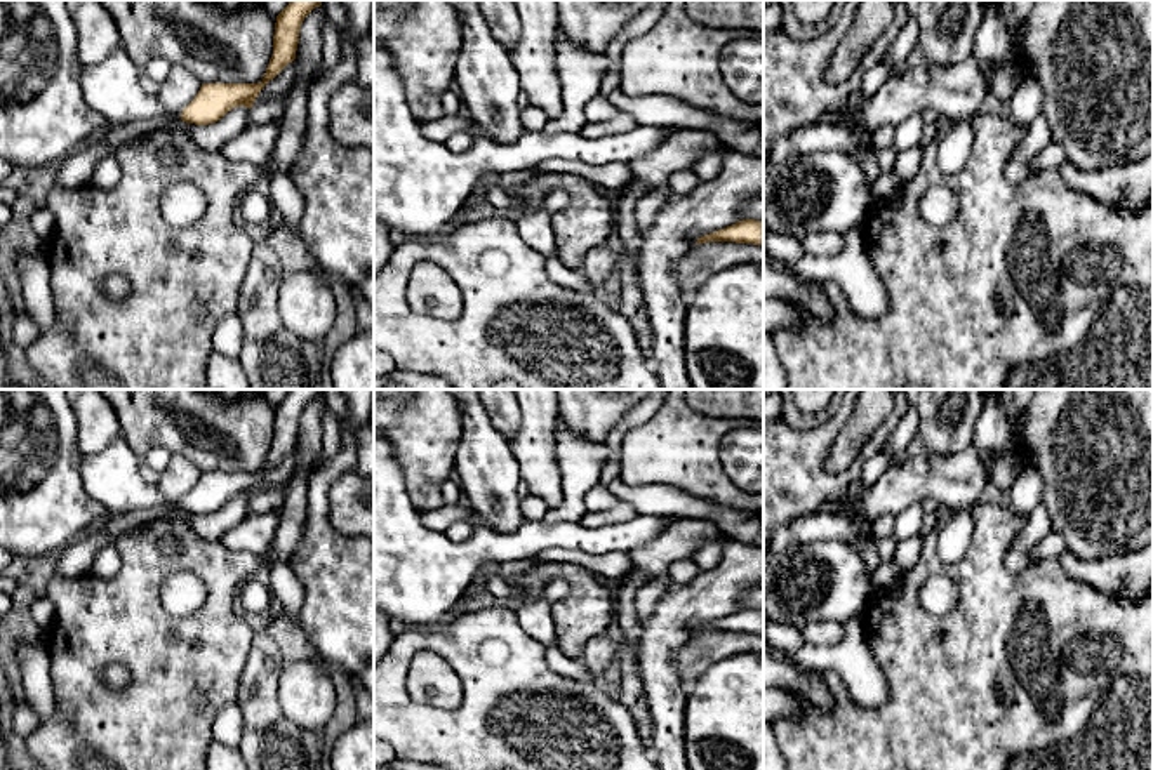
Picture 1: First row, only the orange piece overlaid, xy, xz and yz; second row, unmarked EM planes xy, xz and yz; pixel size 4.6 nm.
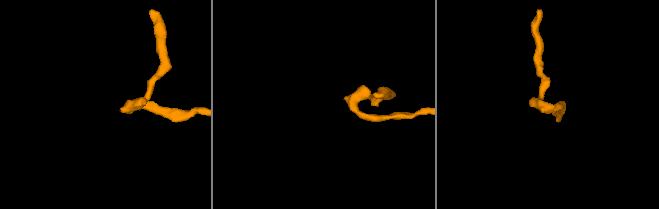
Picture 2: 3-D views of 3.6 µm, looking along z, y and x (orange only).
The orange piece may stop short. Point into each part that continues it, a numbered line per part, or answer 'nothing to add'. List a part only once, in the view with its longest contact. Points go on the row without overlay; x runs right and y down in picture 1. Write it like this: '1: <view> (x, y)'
1: xy (112, 477)

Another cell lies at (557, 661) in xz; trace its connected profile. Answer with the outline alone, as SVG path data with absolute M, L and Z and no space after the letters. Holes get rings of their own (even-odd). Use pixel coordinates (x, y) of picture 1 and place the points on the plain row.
M558 645L546 647L544 660L551 671L557 674L583 680L583 681L595 681L596 678L586 667L583 657L569 657Z

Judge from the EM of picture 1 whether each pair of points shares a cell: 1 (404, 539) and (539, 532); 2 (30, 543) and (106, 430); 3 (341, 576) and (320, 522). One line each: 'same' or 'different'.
1: same
2: different
3: same

